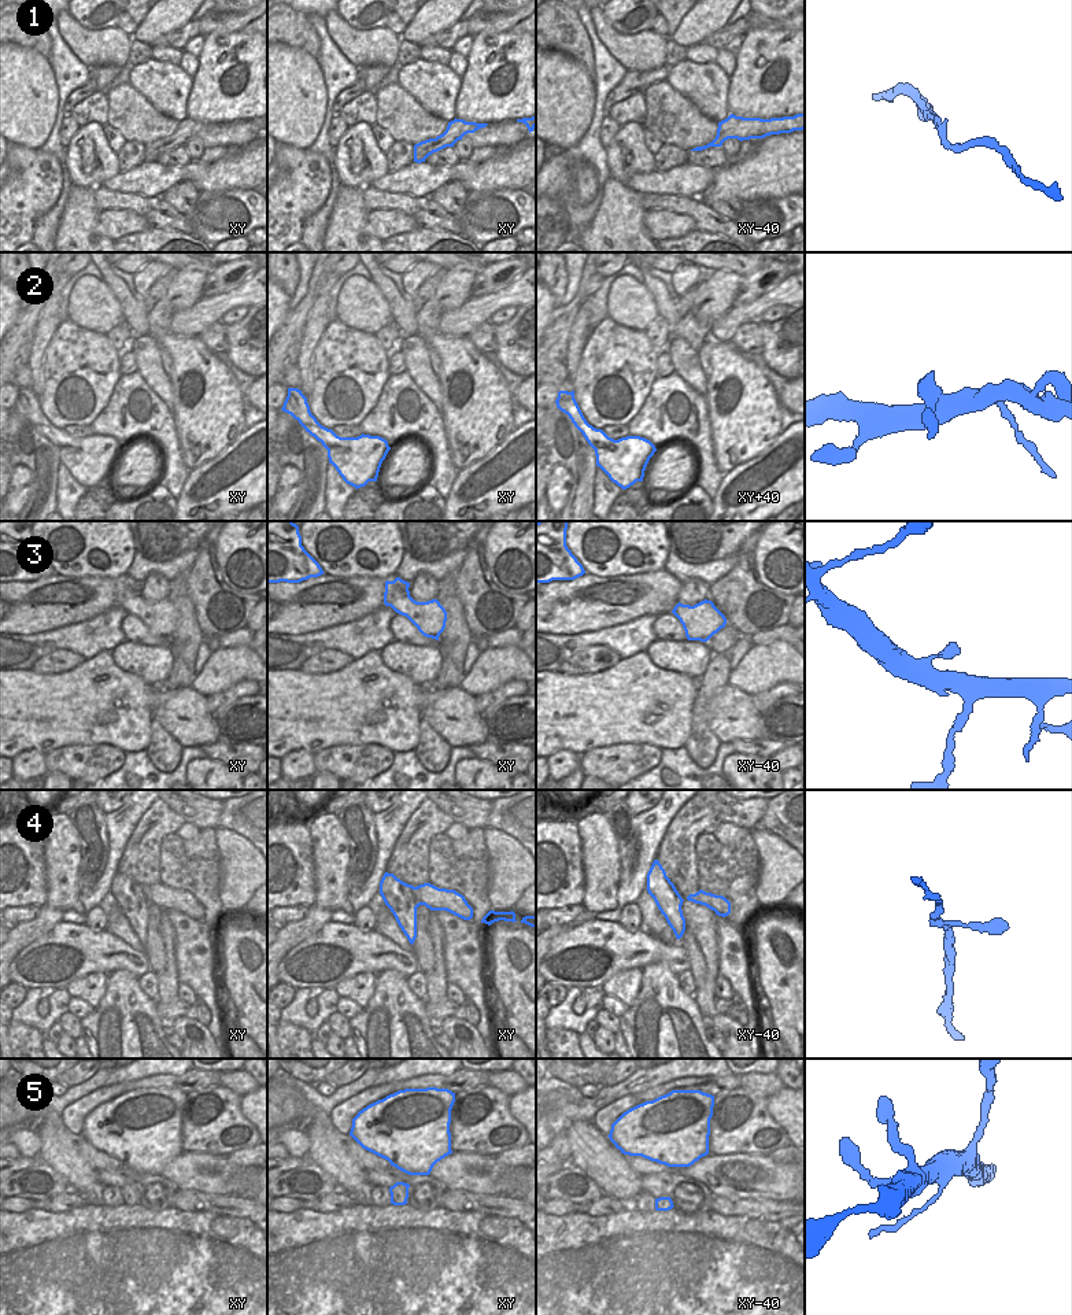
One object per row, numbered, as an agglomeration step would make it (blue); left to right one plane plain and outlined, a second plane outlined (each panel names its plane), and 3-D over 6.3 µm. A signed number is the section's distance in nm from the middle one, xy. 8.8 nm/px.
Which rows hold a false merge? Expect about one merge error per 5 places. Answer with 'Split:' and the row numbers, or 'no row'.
Split: no row

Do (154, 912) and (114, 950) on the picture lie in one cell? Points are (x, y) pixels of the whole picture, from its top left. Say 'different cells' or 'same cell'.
different cells

